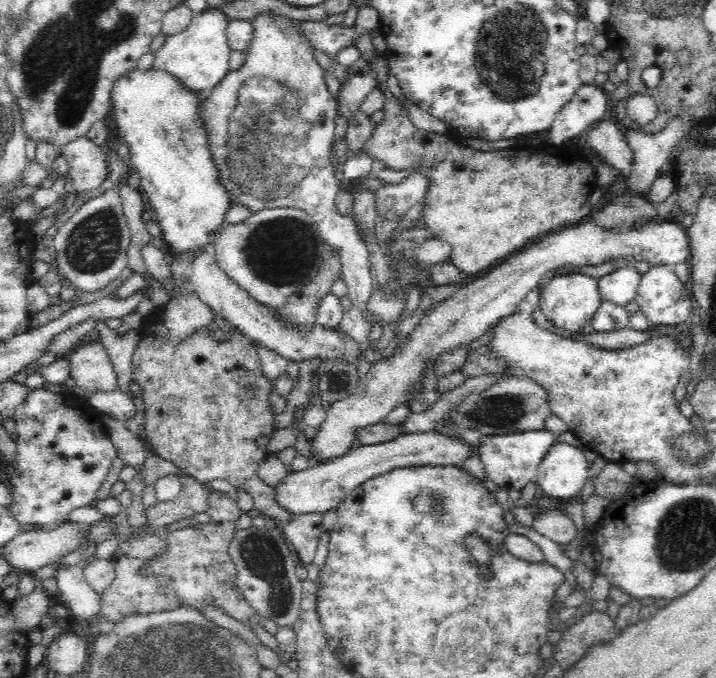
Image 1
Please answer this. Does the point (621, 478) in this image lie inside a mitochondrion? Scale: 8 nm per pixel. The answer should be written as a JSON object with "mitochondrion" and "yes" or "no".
{"mitochondrion":"no"}

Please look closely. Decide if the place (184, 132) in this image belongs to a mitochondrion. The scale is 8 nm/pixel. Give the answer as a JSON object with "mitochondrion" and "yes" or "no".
{"mitochondrion":"yes"}

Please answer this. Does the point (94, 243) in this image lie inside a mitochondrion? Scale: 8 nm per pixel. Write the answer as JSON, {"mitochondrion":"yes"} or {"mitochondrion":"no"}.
{"mitochondrion":"yes"}

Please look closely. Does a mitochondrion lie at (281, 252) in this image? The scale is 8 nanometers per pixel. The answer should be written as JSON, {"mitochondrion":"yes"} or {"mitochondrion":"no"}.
{"mitochondrion":"yes"}

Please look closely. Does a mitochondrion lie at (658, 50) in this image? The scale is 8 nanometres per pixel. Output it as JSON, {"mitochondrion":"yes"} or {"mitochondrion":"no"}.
{"mitochondrion":"no"}

